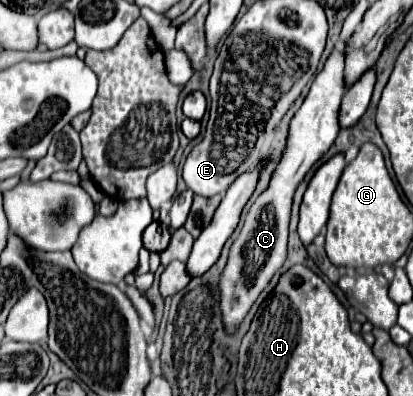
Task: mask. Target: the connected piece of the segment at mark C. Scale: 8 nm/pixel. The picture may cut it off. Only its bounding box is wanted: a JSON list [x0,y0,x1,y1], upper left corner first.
[220,45,346,331]

